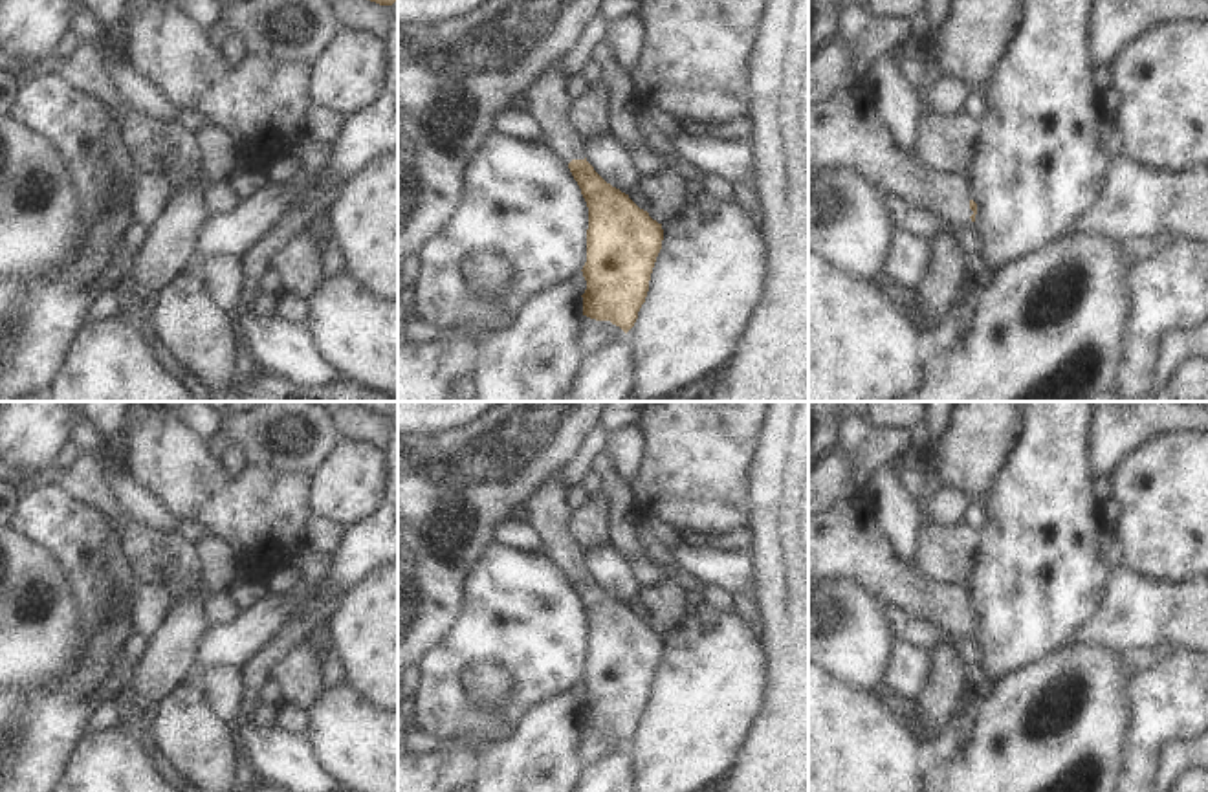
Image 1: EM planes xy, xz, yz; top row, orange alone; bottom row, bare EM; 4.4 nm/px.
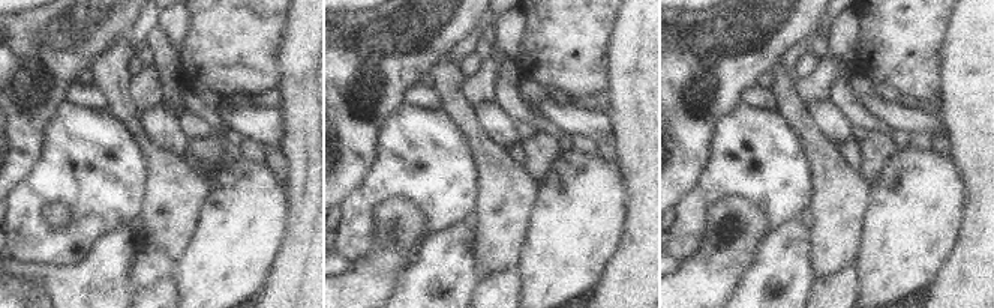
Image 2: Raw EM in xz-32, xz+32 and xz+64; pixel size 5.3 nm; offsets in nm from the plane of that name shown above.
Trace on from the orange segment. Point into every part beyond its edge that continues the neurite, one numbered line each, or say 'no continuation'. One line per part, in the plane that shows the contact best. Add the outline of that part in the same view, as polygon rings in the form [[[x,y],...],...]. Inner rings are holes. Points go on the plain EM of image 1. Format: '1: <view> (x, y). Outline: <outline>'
1: yz (845, 541). Outline: [[[851,493],[808,519],[808,578],[856,581],[884,605],[940,625],[953,638],[972,636],[970,587],[940,585],[909,566],[880,528],[876,504],[867,493]]]

